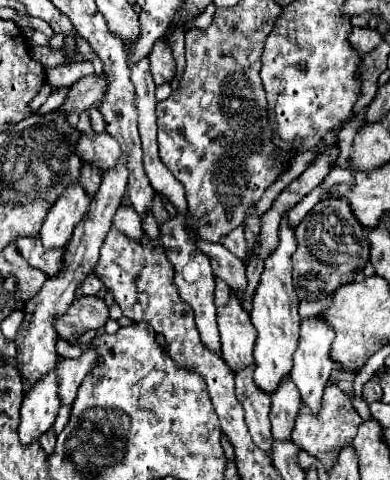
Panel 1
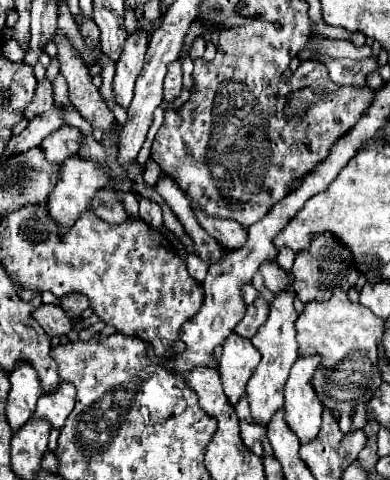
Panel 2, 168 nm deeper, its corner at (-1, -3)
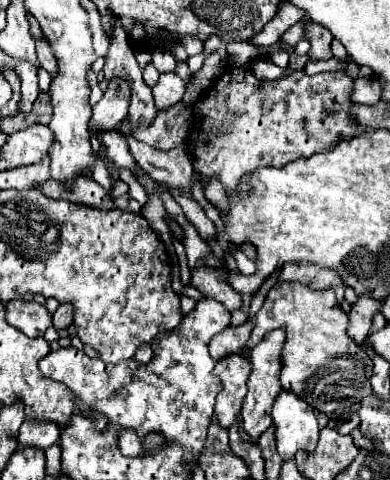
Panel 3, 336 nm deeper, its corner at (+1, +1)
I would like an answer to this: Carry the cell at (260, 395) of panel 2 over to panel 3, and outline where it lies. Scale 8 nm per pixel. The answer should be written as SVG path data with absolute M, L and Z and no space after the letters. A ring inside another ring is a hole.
M276 329L272 333L268 333L252 351L250 351L250 363L252 363L252 373L248 377L248 395L244 397L244 405L242 405L242 427L244 431L250 435L250 443L256 443L258 437L272 425L272 417L270 417L270 409L274 405L274 399L278 397L278 393L282 391L278 375L282 369L280 363L280 351L282 351L282 343L284 343L284 331Z

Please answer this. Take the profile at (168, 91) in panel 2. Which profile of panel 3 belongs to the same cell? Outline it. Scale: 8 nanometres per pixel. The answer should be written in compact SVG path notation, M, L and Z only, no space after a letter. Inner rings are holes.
M162 73L158 83L152 89L156 105L160 111L166 111L172 105L176 105L178 101L182 101L184 91L186 91L186 85L176 73Z

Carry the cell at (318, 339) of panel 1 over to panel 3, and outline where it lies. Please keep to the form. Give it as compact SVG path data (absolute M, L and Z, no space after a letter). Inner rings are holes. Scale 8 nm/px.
M282 391L276 401L274 401L274 409L272 409L272 419L276 425L276 451L280 453L280 457L284 461L294 459L296 451L304 449L308 453L312 453L316 449L318 443L318 421L314 411L310 409L310 405L306 405L306 401L298 399L294 393L290 391Z

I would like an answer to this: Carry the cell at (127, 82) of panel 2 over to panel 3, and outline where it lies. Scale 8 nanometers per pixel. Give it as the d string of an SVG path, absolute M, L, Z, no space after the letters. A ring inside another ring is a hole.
M122 79L110 81L104 97L92 107L90 133L94 133L94 129L116 129L118 123L128 113L128 103L130 103L128 83Z

